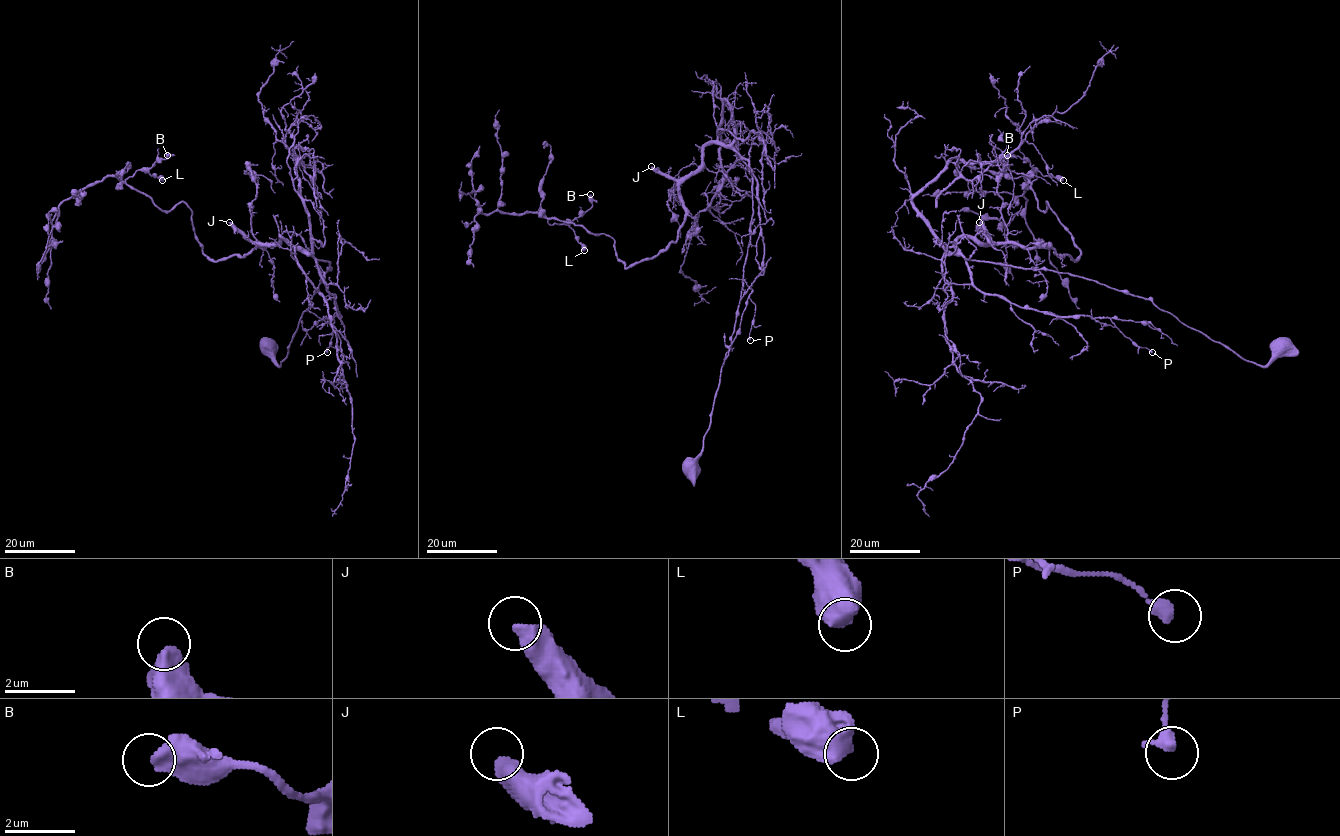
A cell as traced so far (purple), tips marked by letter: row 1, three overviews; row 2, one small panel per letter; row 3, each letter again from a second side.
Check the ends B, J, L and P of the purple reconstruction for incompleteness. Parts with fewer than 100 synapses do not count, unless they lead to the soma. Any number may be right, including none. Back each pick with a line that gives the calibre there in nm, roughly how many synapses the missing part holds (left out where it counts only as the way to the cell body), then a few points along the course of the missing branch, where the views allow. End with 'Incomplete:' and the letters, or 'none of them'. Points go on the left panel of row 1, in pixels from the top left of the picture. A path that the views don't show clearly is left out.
J: Thickness 480 nm. Roughly 500 synapses
Incomplete: J

